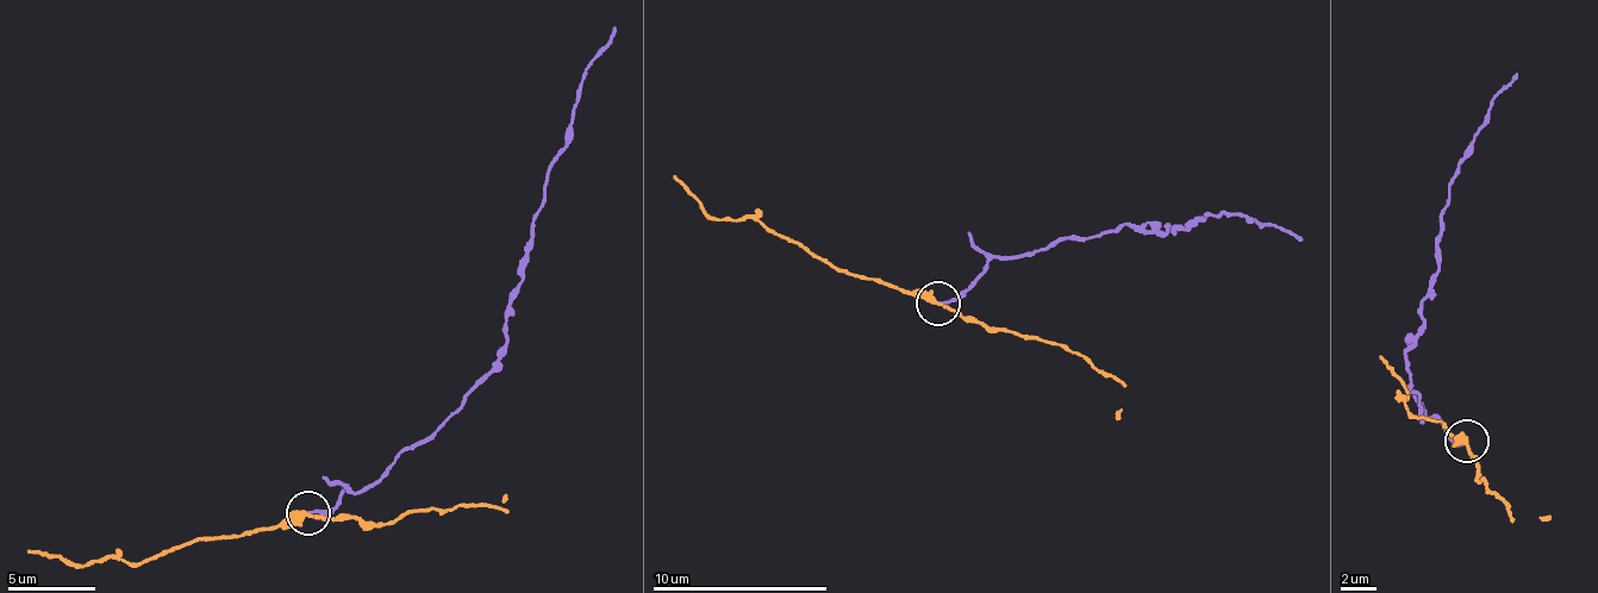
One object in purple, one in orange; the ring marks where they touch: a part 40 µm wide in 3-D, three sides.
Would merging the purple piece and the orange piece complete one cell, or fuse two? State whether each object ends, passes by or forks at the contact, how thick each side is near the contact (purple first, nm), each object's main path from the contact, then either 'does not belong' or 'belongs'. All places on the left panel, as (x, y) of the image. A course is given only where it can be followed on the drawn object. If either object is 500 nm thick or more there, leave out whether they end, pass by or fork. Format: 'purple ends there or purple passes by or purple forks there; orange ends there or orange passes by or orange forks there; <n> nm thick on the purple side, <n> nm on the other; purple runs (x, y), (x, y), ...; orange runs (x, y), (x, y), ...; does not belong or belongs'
purple ends there; orange passes by; 170 nm thick on the purple side, 320 nm on the other; purple runs (307, 511), (367, 491), (485, 379), (505, 344), (544, 173), (586, 69), (616, 26); orange runs (307, 511), (279, 528), (198, 536), (139, 563), (112, 559), (68, 565), (29, 549); does not belong

